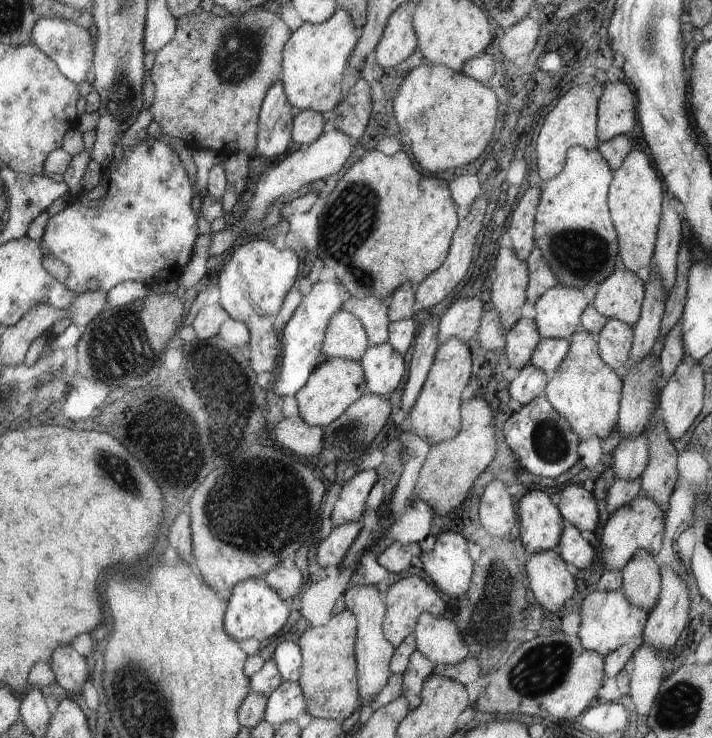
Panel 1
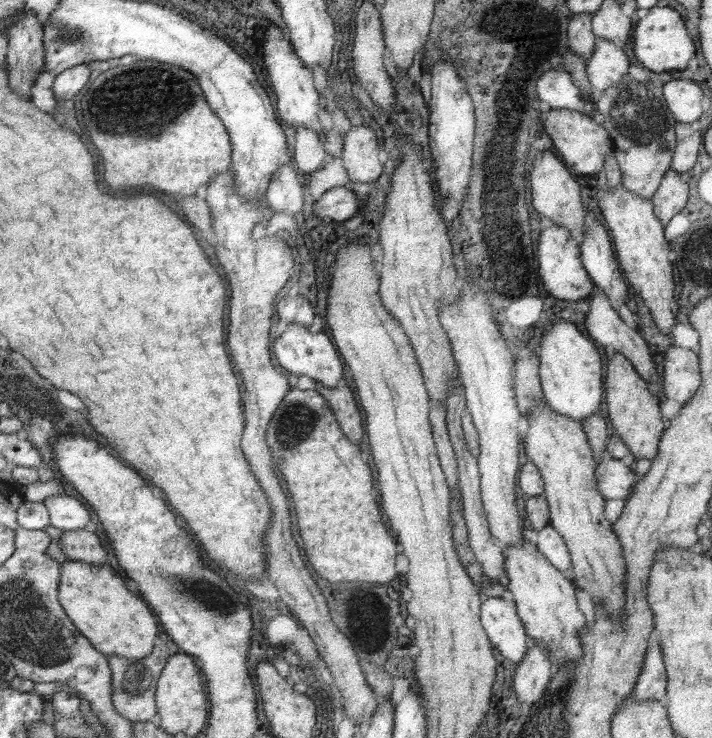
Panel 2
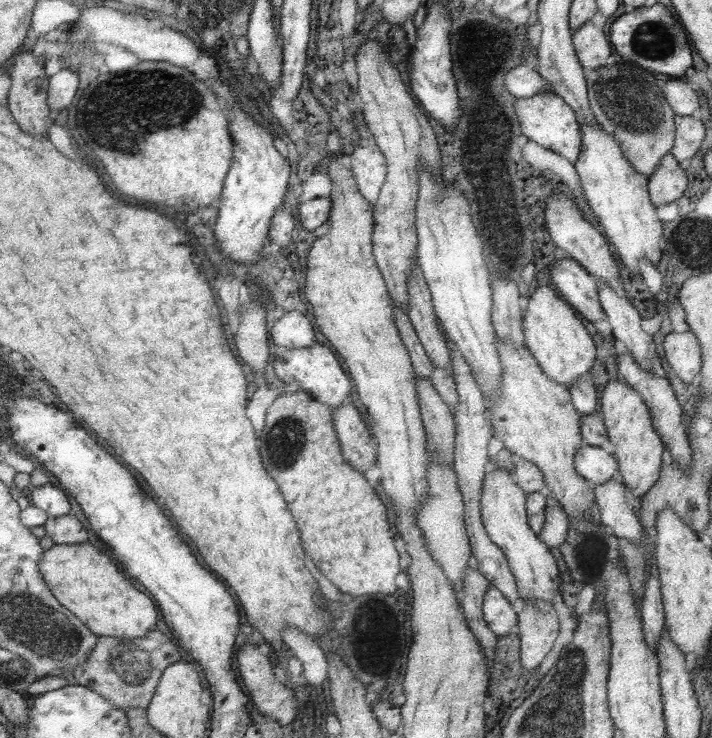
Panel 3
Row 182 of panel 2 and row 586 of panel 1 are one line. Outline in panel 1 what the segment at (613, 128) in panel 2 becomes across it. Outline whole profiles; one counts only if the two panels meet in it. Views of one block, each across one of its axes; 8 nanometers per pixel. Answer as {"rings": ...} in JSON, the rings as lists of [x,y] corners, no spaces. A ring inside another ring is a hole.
{"rings":[[[637,550],[635,556],[621,568],[623,586],[621,590],[631,604],[645,608],[647,612],[659,602],[661,594],[661,572],[649,552]]]}

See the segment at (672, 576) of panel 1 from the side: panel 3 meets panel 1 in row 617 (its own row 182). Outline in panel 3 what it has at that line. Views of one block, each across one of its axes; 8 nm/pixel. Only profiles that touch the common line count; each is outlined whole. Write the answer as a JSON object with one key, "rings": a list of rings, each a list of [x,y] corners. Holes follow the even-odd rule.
{"rings":[[[667,154],[667,156],[663,156],[655,174],[651,174],[651,178],[647,178],[649,198],[657,208],[665,206],[665,204],[675,204],[683,196],[687,184],[689,182],[687,182],[685,168],[679,166],[677,158]]]}

